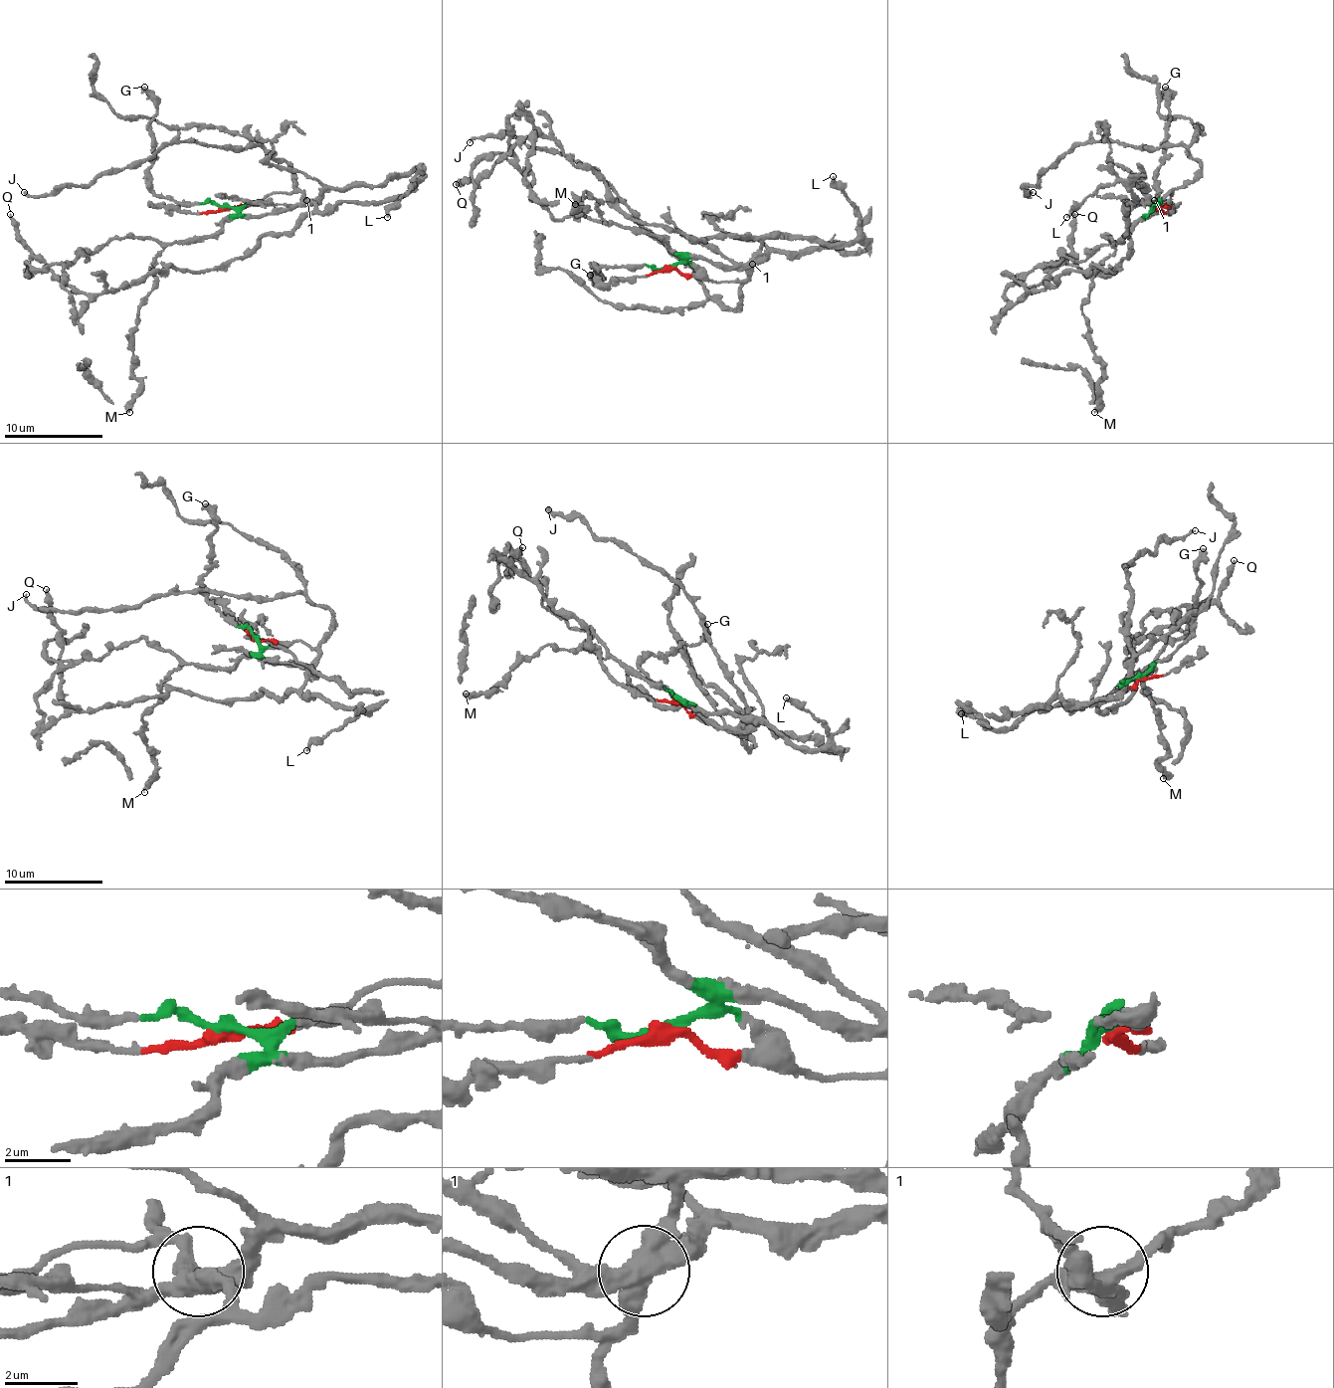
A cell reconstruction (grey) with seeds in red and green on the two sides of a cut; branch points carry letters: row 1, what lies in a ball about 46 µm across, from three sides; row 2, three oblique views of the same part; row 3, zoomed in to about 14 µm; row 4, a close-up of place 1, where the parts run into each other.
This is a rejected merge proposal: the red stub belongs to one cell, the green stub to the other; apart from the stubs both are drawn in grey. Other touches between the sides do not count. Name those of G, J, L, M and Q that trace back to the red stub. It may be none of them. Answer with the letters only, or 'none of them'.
J, L, Q

